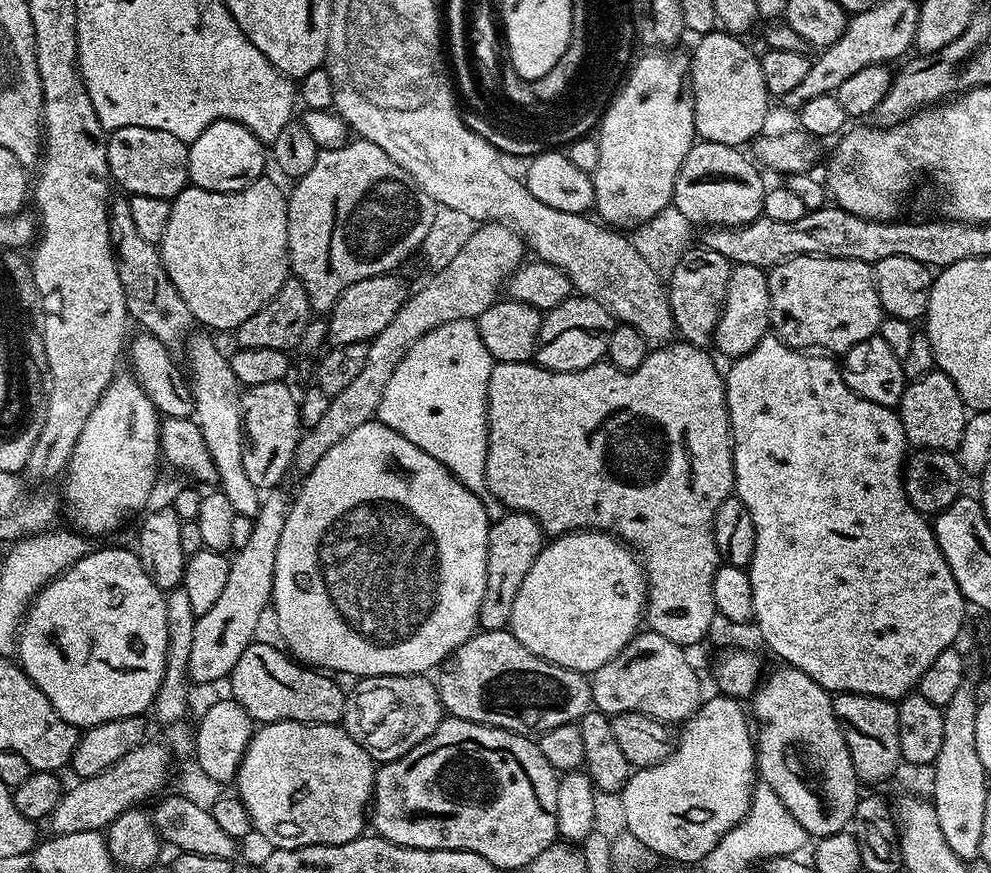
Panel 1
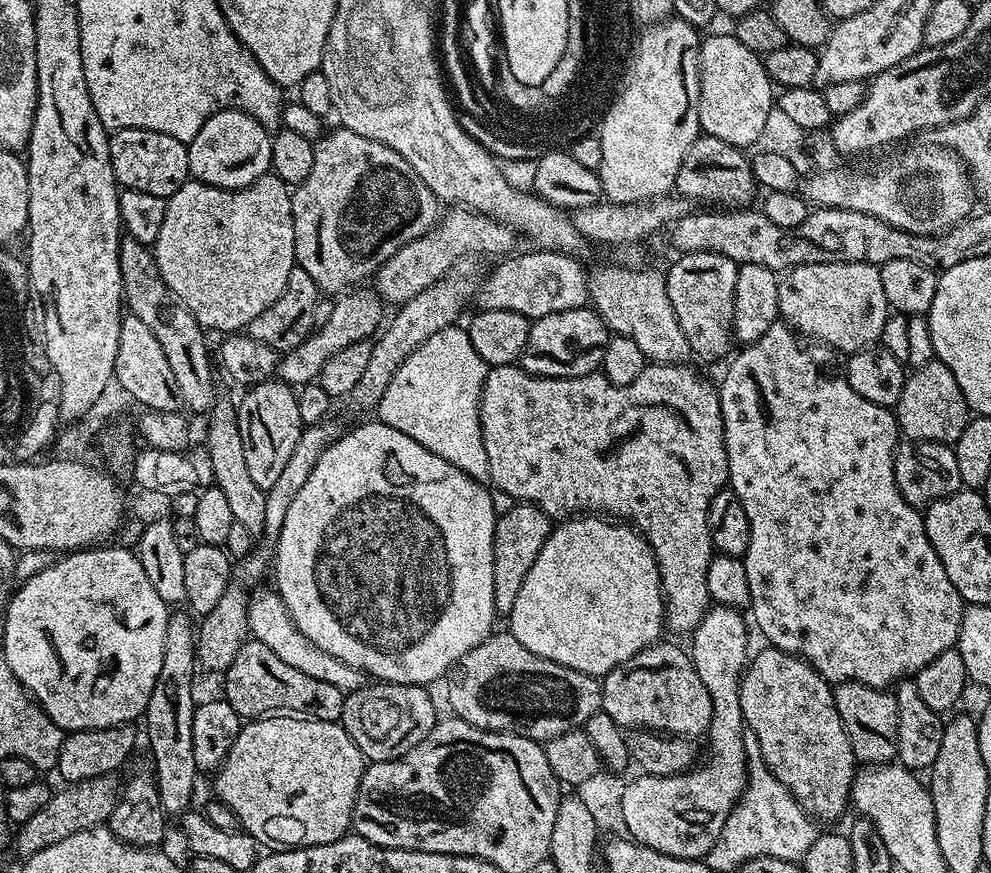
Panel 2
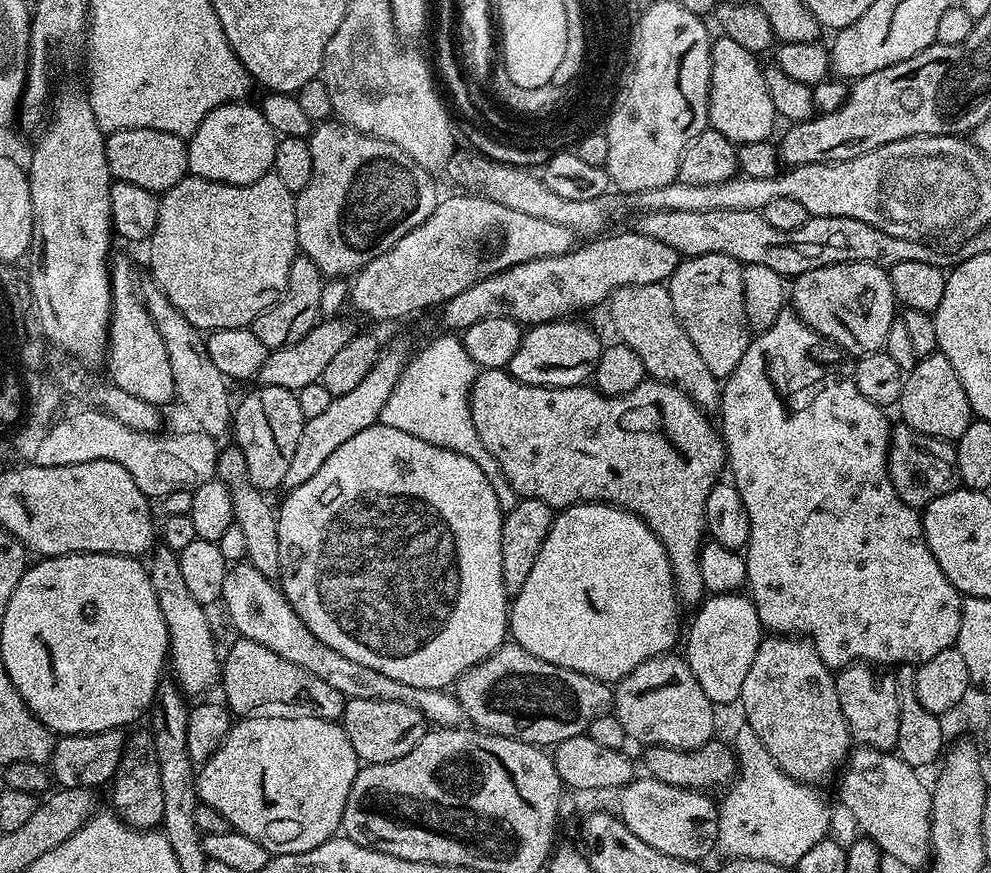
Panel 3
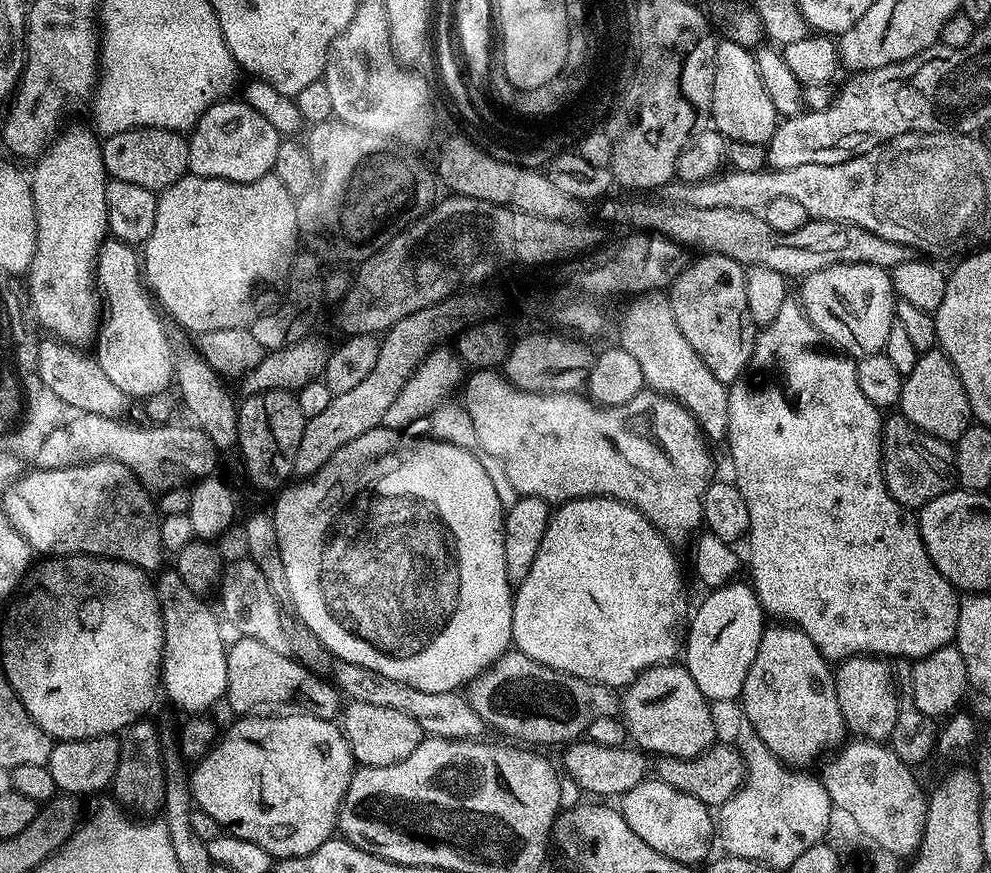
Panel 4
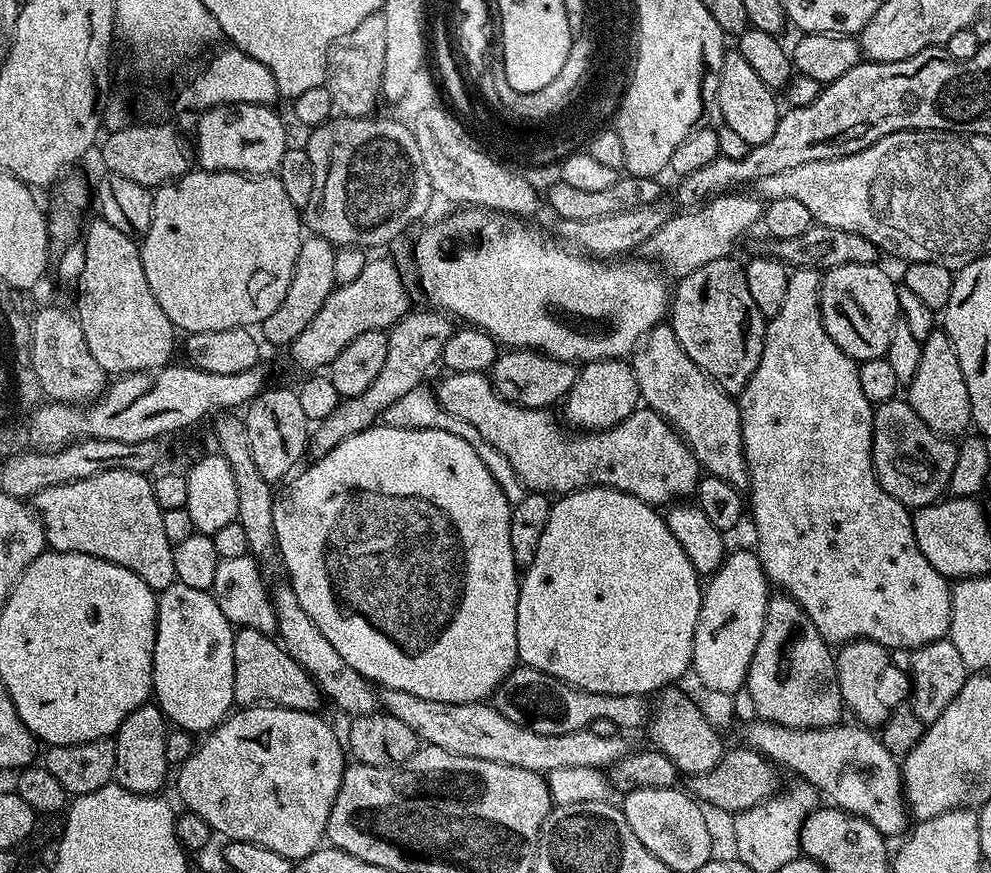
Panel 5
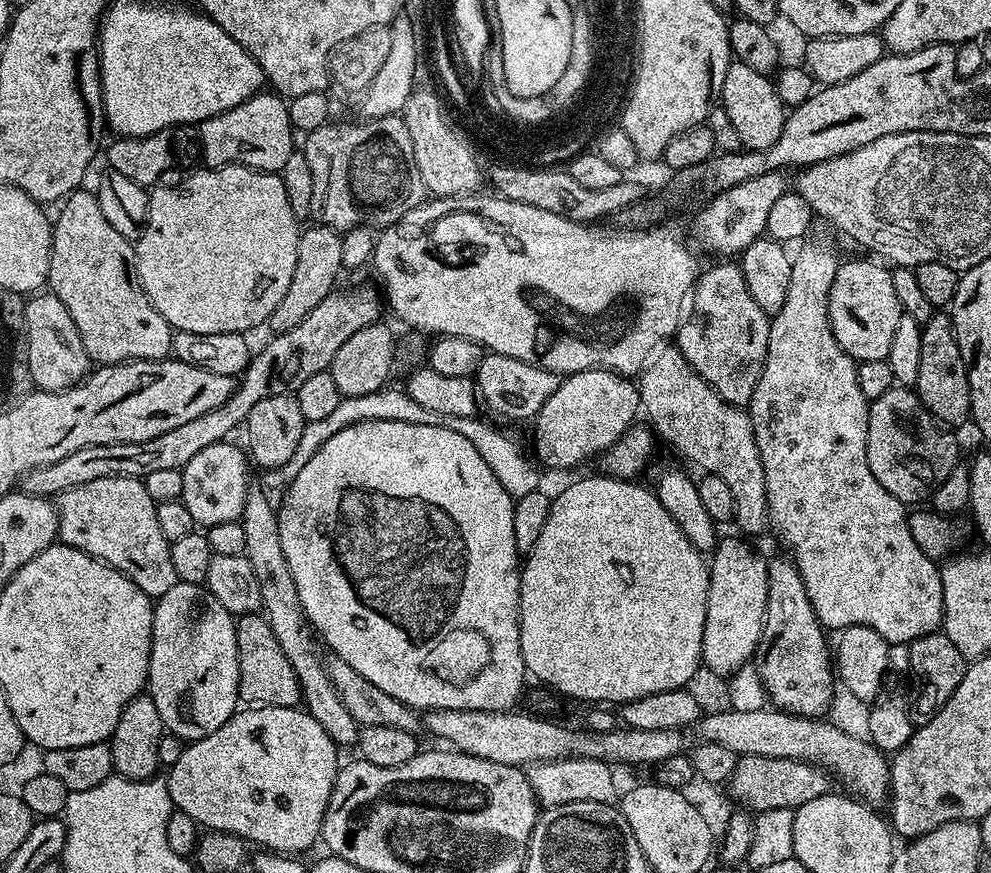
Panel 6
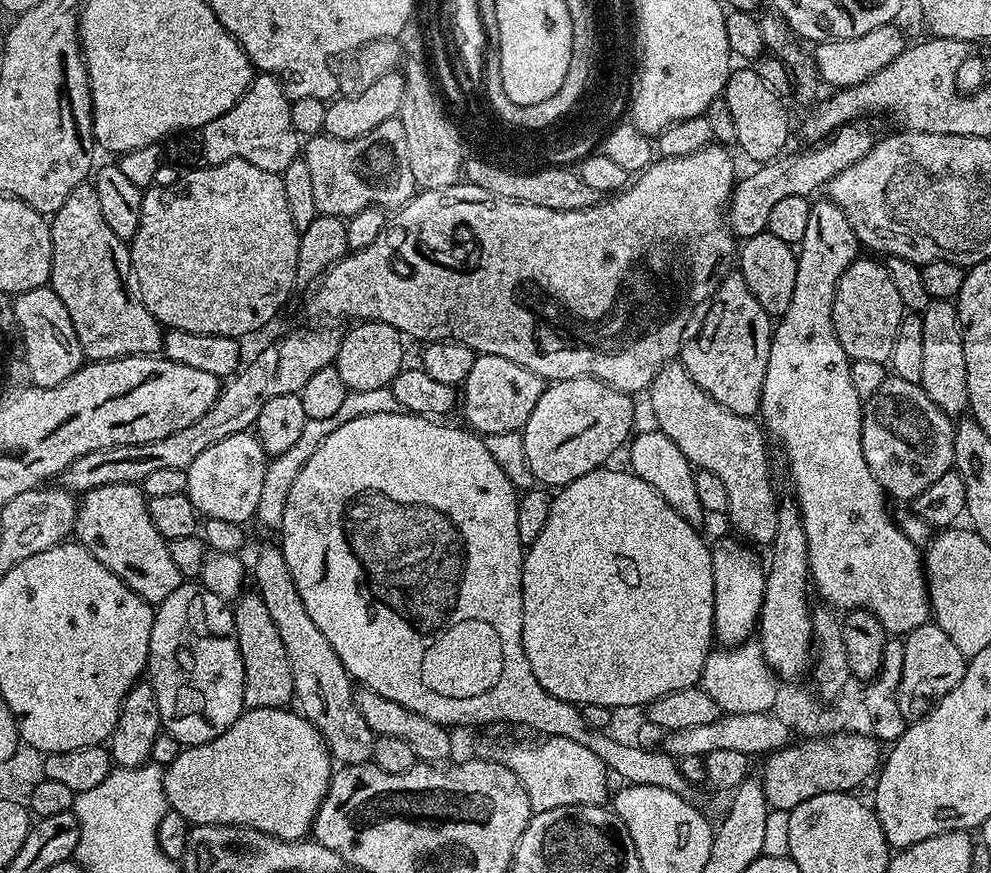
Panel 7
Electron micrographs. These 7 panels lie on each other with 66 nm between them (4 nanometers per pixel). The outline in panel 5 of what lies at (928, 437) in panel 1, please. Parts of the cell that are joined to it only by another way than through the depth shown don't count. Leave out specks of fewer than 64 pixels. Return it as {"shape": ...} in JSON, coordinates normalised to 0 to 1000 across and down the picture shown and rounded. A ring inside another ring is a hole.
{"shape":[[[951,378],[940,380],[938,387],[930,391],[930,411],[926,414],[922,433],[914,441],[914,449],[914,457],[922,474],[926,474],[926,479],[930,479],[938,493],[958,502],[972,501],[978,494],[976,490],[981,486],[979,447],[975,447],[975,433],[971,433],[967,405],[963,405],[963,396]]]}

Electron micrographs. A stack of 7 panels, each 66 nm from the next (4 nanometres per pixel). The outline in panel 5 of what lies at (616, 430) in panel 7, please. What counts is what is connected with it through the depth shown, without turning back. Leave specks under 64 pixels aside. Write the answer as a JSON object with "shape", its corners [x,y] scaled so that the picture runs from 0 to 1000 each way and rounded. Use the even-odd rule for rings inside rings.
{"shape":[[[633,411],[595,412],[582,425],[579,442],[567,459],[570,477],[568,480],[573,480],[578,486],[576,489],[581,493],[619,490],[641,472],[646,462],[642,430]]]}

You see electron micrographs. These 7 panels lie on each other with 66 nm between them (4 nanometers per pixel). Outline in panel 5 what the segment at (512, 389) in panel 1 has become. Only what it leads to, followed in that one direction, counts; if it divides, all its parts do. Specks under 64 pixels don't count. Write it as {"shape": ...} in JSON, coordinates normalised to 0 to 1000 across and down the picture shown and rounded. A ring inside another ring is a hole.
{"shape":[[[457,426],[449,432],[439,446],[445,465],[466,483],[474,483],[494,511],[507,515],[530,560],[568,566],[604,557],[640,566],[659,580],[689,574],[703,562],[708,537],[701,520],[678,487],[656,466],[643,466],[619,490],[593,493],[577,501],[576,494],[565,491],[566,482],[561,482],[556,471],[528,467],[507,457],[487,426]]]}

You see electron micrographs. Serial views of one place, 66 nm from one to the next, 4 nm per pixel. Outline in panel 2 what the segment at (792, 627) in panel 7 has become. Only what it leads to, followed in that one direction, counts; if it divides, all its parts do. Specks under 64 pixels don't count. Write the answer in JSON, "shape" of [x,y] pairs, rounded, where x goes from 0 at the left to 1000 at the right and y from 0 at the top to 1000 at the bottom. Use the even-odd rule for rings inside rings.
{"shape":[[[771,740],[771,743],[763,753],[762,750],[758,753],[757,759],[750,771],[746,786],[745,813],[751,819],[754,837],[761,840],[765,845],[765,855],[769,859],[769,868],[776,882],[781,887],[781,891],[785,891],[785,896],[789,896],[789,900],[793,900],[793,905],[797,905],[801,910],[803,918],[810,923],[811,929],[820,939],[824,942],[844,939],[852,929],[857,929],[860,915],[860,897],[866,883],[866,872],[862,859],[858,855],[858,845],[850,832],[850,822],[846,822],[846,809],[842,804],[841,785],[831,779],[829,772],[825,772],[825,767],[821,767],[819,761],[815,759],[814,756],[810,756],[807,751],[802,751],[799,747],[790,747],[788,742]]]}

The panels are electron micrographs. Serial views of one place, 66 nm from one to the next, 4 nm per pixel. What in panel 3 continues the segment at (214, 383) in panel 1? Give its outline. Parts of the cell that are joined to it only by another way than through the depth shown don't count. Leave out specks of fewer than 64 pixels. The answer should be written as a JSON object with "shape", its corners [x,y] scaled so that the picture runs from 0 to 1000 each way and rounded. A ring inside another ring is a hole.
{"shape":[[[237,511],[223,512],[219,520],[219,534],[217,549],[223,550],[232,564],[234,576],[234,593],[244,607],[248,620],[249,645],[256,647],[260,658],[264,658],[269,664],[279,667],[283,662],[283,636],[281,635],[281,586],[270,574],[271,569],[256,552],[252,552],[252,538],[248,538],[248,520]]]}

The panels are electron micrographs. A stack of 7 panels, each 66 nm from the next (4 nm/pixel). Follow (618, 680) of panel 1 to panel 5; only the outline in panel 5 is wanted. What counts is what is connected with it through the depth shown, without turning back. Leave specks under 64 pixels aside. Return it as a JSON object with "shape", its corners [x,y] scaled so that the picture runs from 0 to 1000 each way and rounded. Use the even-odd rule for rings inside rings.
{"shape":[[[675,786],[665,794],[660,802],[660,814],[652,830],[652,840],[658,847],[657,856],[670,861],[680,873],[683,885],[697,891],[704,887],[712,887],[729,873],[733,860],[733,851],[728,840],[709,821],[708,813],[701,806],[697,797],[685,787]]]}

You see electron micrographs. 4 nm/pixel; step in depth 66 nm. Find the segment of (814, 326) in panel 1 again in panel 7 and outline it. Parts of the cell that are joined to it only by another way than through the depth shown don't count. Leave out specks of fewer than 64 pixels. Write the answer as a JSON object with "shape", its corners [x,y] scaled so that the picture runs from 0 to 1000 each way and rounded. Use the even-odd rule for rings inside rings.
{"shape":[[[864,297],[850,314],[844,329],[840,347],[840,368],[846,392],[850,392],[850,401],[854,401],[857,412],[866,410],[895,415],[902,401],[902,387],[906,383],[906,373],[910,369],[914,354],[910,341],[906,341],[906,331],[898,323],[898,314],[891,301],[884,298]]]}

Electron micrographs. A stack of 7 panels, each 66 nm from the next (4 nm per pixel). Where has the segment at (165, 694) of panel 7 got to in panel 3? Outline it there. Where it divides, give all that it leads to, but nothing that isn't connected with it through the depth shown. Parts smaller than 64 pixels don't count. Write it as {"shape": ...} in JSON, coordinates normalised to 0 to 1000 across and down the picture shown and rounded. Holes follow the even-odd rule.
{"shape":[[[157,625],[152,629],[151,636],[147,641],[149,652],[149,661],[151,662],[151,671],[155,671],[155,680],[159,685],[159,694],[163,699],[163,708],[170,718],[170,746],[172,748],[172,770],[176,775],[177,782],[180,785],[187,798],[195,800],[201,793],[206,793],[214,782],[219,782],[220,775],[224,770],[224,751],[214,739],[214,715],[210,711],[207,693],[198,688],[196,680],[192,680],[192,675],[188,671],[188,666],[184,662],[184,653],[182,652],[182,639],[179,633],[173,632],[172,629],[164,625]]]}

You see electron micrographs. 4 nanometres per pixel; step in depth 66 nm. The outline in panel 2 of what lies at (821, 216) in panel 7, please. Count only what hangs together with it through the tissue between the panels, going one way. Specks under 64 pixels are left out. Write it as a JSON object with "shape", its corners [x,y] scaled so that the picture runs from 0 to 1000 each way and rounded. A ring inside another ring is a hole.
{"shape":[[[785,369],[781,373],[777,373],[777,378],[773,378],[773,383],[769,383],[769,387],[765,387],[765,392],[750,395],[746,400],[748,403],[745,404],[746,402],[744,402],[734,414],[734,417],[736,417],[735,423],[731,426],[731,436],[726,436],[725,440],[727,468],[729,470],[729,483],[731,485],[733,525],[735,526],[735,554],[737,556],[737,562],[745,566],[745,570],[749,575],[749,584],[753,584],[753,593],[757,593],[757,625],[753,630],[751,638],[749,638],[753,648],[753,662],[757,667],[757,685],[759,686],[757,702],[759,701],[764,717],[767,718],[768,726],[775,732],[772,734],[778,741],[788,742],[790,747],[799,747],[802,751],[807,751],[810,756],[814,756],[815,759],[821,763],[821,767],[825,767],[825,772],[829,772],[829,777],[836,780],[837,784],[843,786],[852,784],[856,779],[865,779],[874,786],[896,790],[907,784],[910,779],[923,775],[924,771],[930,767],[930,763],[942,758],[942,754],[947,754],[947,749],[951,749],[968,734],[975,688],[969,684],[967,676],[963,676],[963,667],[959,667],[959,661],[956,660],[954,651],[951,649],[951,644],[947,639],[947,635],[942,635],[942,625],[938,625],[938,616],[932,606],[931,590],[922,580],[918,580],[914,575],[914,570],[910,570],[910,566],[904,556],[904,549],[902,548],[902,525],[904,523],[904,511],[910,504],[910,496],[907,486],[904,483],[901,468],[891,467],[882,460],[874,460],[874,456],[870,456],[870,451],[866,451],[866,447],[862,447],[862,442],[858,442],[855,430],[849,423],[847,426],[846,423],[839,422],[838,418],[823,412],[822,405],[817,400],[810,399],[807,393],[809,393],[808,386],[800,377],[796,376],[790,369]]]}

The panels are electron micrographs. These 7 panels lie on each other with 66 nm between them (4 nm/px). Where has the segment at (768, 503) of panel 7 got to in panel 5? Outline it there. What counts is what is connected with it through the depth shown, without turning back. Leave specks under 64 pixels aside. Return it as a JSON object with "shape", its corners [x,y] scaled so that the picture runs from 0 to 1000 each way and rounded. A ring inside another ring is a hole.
{"shape":[[[667,369],[663,371],[654,381],[646,397],[642,400],[636,416],[642,430],[647,459],[653,466],[661,470],[672,485],[678,487],[680,494],[690,503],[690,507],[701,520],[702,528],[705,529],[707,537],[713,544],[729,548],[745,560],[754,560],[755,535],[753,534],[751,512],[749,511],[749,483],[747,482],[746,462],[736,450],[729,448],[723,441],[721,435],[717,431],[713,431],[694,409],[692,401],[688,401],[688,396],[680,383],[677,370]]]}

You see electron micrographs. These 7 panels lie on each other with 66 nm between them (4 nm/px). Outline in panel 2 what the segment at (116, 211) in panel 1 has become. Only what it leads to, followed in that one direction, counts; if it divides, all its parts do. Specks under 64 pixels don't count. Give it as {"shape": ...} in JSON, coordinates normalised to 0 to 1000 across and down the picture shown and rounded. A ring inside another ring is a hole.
{"shape":[[[132,273],[122,274],[119,300],[124,347],[128,356],[139,363],[155,381],[155,387],[159,387],[163,402],[172,415],[176,434],[180,436],[185,466],[191,467],[194,472],[209,474],[218,462],[220,450],[218,450],[218,440],[214,436],[216,412],[215,409],[214,412],[210,409],[207,377],[203,376],[196,360],[188,355],[186,347],[172,332],[172,328],[163,323],[163,314],[159,309],[154,285],[150,281]]]}

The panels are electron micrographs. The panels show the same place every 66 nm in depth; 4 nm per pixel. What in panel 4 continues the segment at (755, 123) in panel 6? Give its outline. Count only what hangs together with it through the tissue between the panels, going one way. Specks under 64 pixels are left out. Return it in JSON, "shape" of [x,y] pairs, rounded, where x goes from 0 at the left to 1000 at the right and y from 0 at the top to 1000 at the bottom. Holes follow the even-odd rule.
{"shape":[[[727,46],[720,62],[720,76],[723,84],[716,137],[717,141],[723,141],[719,142],[721,150],[728,151],[735,160],[774,166],[783,152],[785,134],[781,117],[777,117],[777,111],[769,99],[760,56],[745,53],[745,48]]]}

